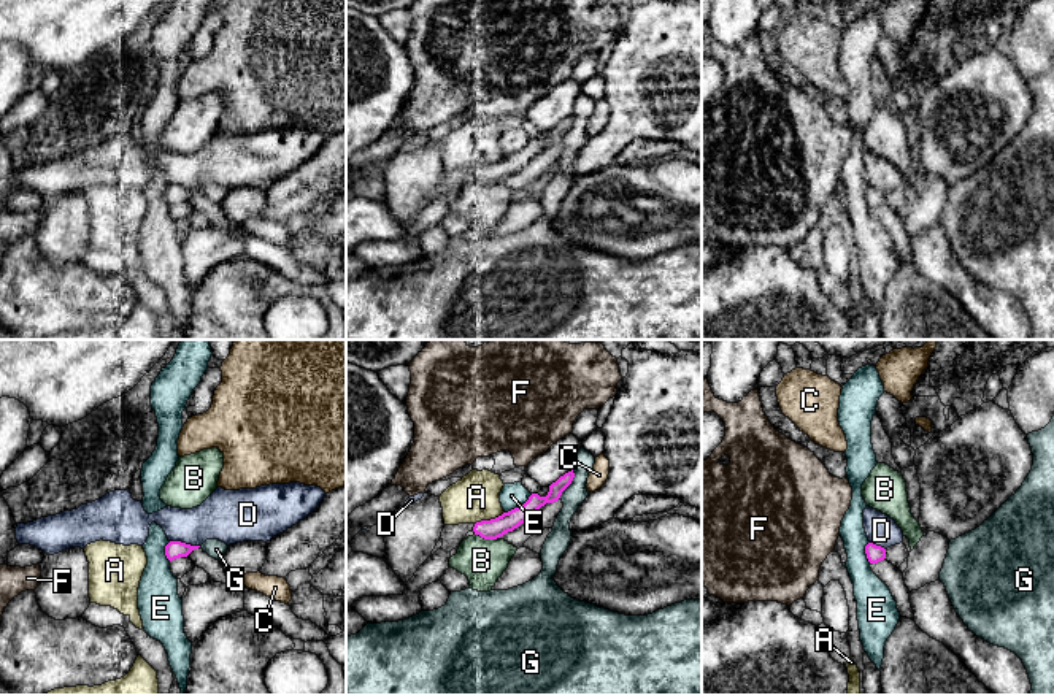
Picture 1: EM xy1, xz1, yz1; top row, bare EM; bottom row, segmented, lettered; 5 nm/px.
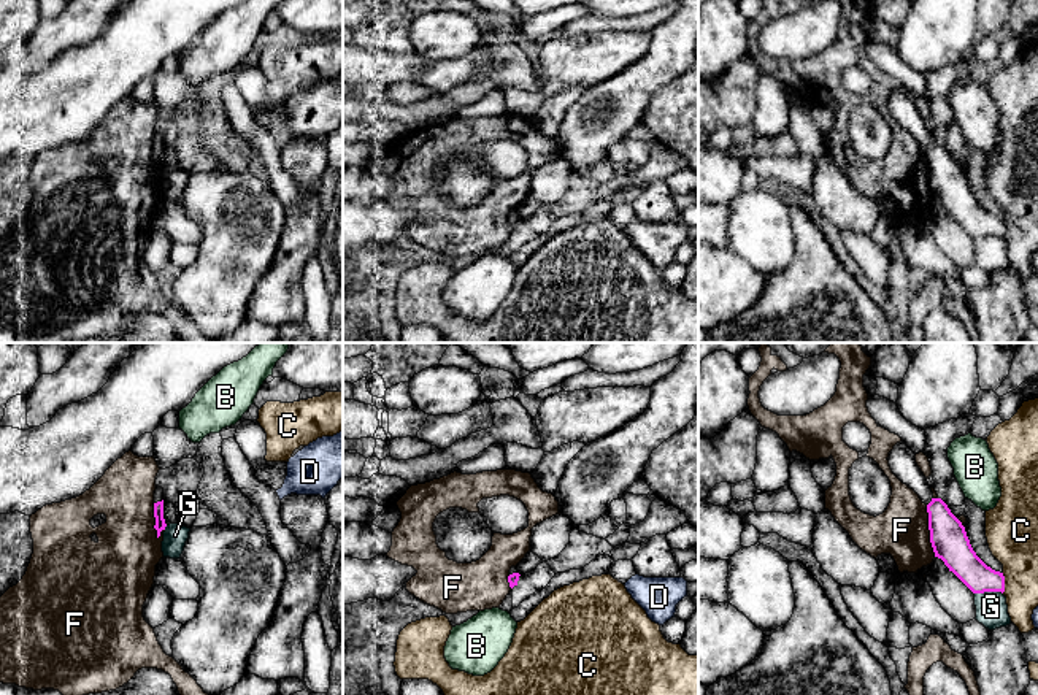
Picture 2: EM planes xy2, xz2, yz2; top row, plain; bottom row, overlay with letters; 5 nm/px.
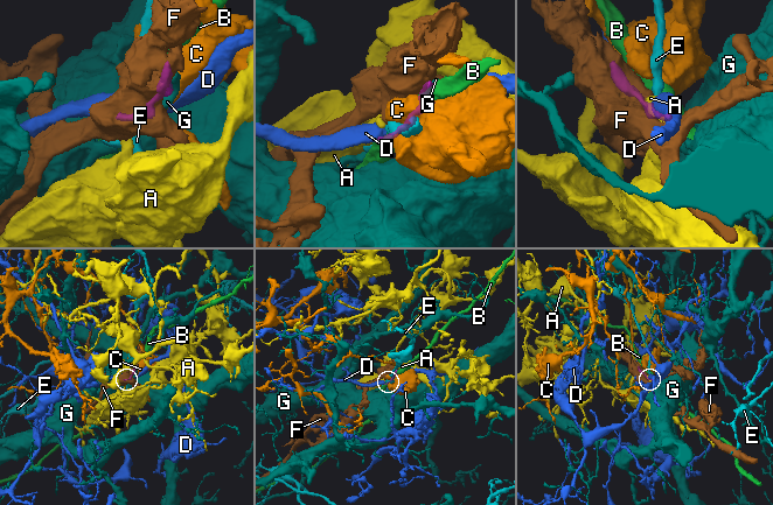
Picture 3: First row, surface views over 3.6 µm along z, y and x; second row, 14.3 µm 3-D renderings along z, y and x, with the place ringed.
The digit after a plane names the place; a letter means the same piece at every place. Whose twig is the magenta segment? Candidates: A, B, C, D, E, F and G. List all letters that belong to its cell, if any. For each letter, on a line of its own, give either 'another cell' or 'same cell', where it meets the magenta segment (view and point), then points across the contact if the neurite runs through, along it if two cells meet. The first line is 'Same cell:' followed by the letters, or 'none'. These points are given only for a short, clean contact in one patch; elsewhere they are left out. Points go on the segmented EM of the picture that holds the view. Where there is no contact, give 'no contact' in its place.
Same cell: none
A: another cell | xz1 (491, 519)
B: another cell | xz1 (488, 538)
C: another cell | yz2 (1003, 583)
D: another cell | xy1 (184, 543)
E: another cell | xz1 (518, 506) | along xz1 (532, 494), (505, 513)
F: another cell | yz2 (930, 530)
G: another cell | xz1 (570, 483)

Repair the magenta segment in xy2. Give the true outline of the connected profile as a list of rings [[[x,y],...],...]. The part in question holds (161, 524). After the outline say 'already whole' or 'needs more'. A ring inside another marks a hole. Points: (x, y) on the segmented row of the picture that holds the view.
[[[156,486],[154,490],[154,517],[156,517],[154,528],[157,530],[157,538],[159,538],[160,532],[165,530],[167,527],[163,519],[163,489],[159,486]]]; needs more

